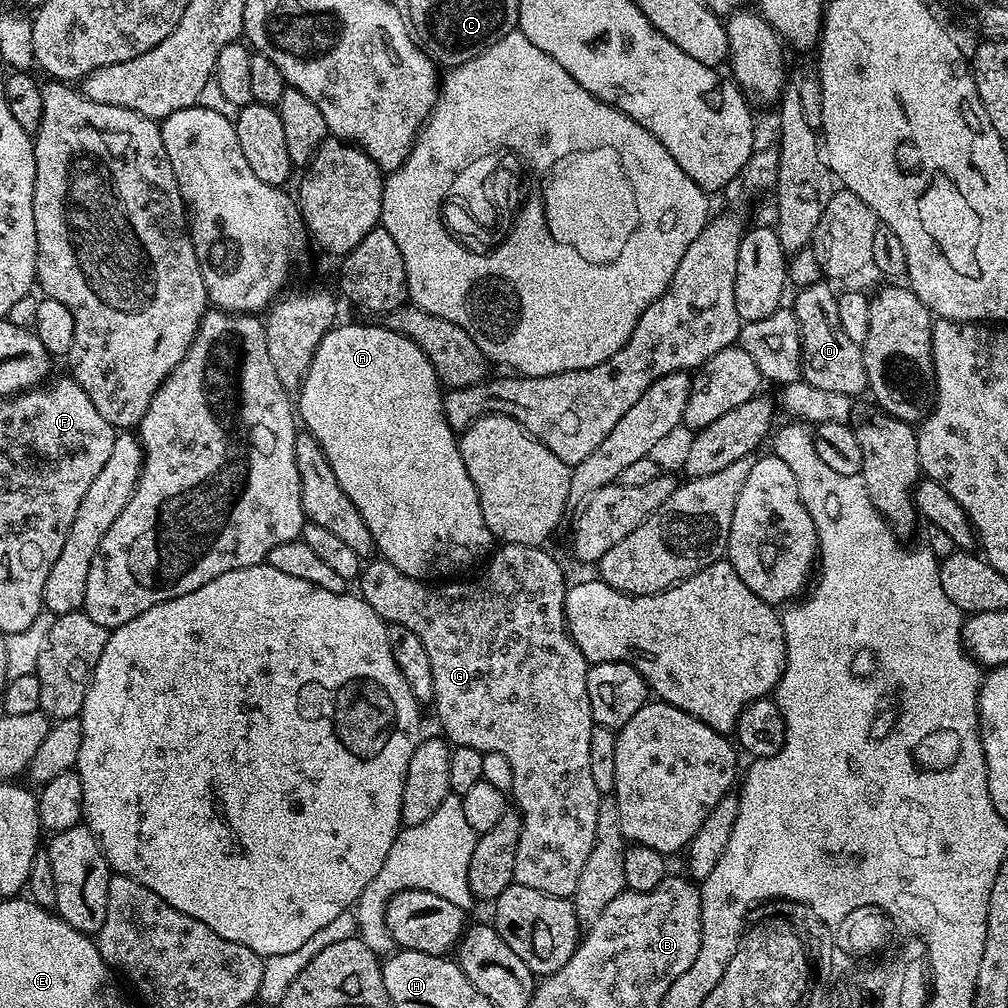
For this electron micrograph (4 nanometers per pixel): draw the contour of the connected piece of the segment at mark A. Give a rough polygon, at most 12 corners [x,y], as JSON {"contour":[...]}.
{"contour":[[333,326],[298,393],[377,553],[448,578],[494,548],[409,336]]}

